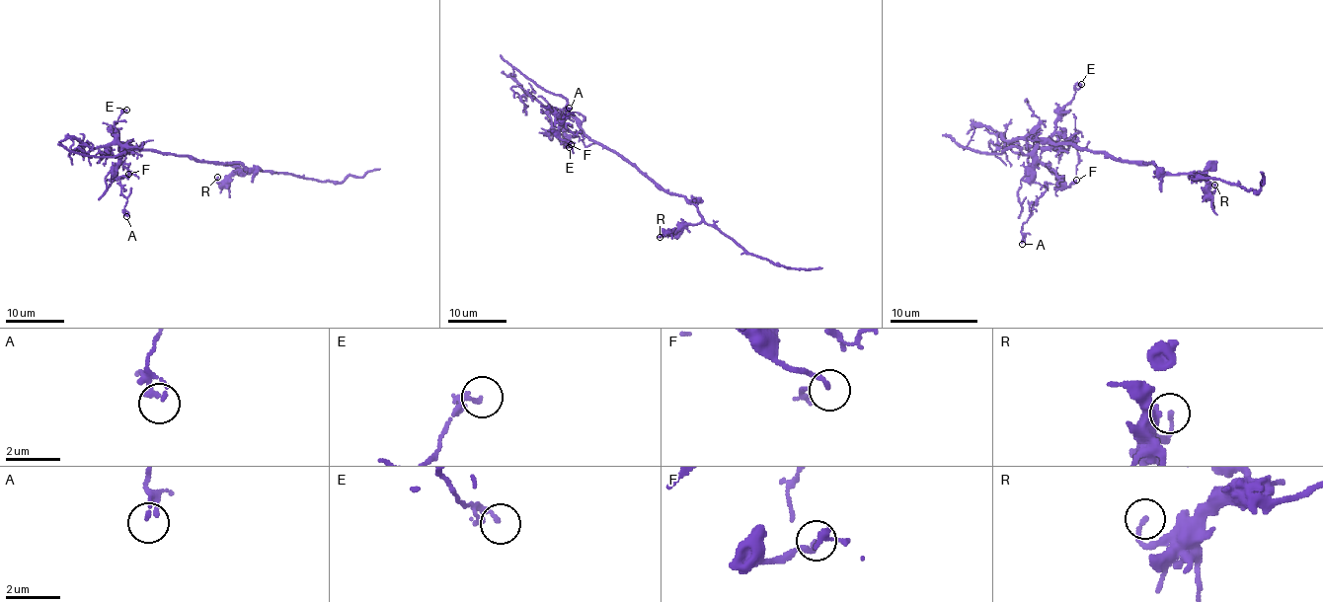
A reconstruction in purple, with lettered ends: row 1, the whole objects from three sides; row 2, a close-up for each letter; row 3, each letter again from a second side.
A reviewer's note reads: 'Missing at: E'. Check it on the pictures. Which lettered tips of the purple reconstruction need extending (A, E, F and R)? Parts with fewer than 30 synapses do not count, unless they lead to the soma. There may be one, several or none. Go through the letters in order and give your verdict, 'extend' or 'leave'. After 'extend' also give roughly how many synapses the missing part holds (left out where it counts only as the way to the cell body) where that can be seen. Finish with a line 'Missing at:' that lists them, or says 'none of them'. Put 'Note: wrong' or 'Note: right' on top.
Note: wrong
A: leave
E: leave
F: leave
R: leave
Missing at: none of them

